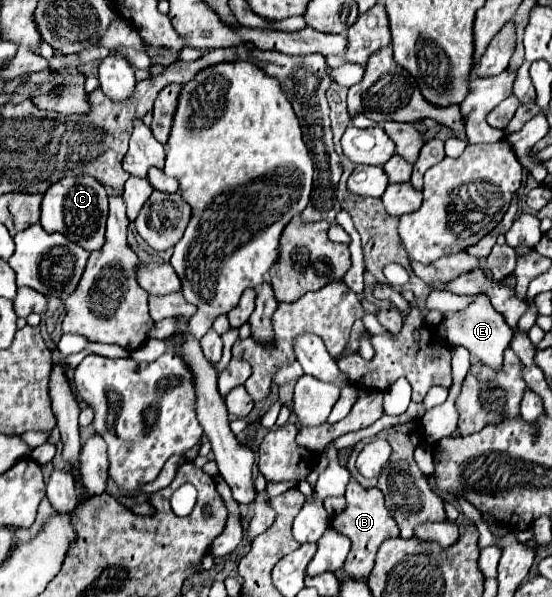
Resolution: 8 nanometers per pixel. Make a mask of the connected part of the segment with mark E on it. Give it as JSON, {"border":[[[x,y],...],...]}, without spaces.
{"border":[[[477,297],[469,307],[451,313],[445,319],[445,329],[447,329],[447,341],[455,347],[461,345],[465,349],[469,349],[471,357],[479,359],[481,363],[493,367],[493,369],[501,369],[501,359],[505,353],[505,347],[509,347],[513,331],[509,331],[509,325],[505,323],[505,319],[493,309],[493,305],[489,303],[489,297]]]}

